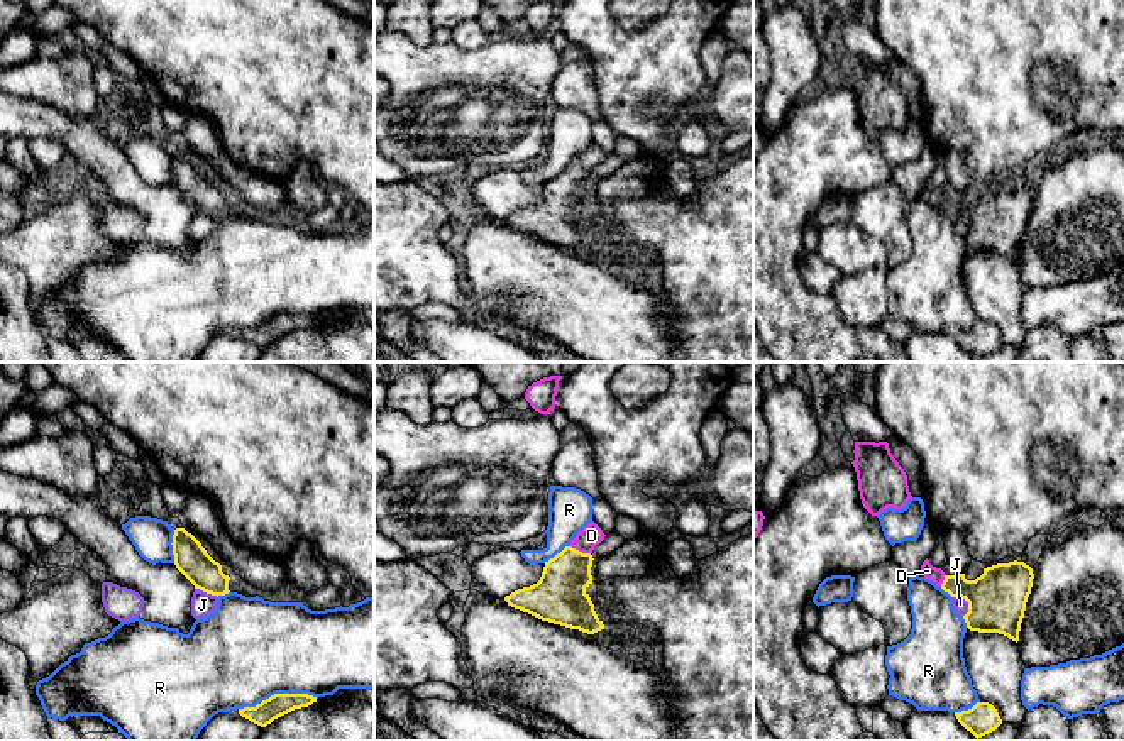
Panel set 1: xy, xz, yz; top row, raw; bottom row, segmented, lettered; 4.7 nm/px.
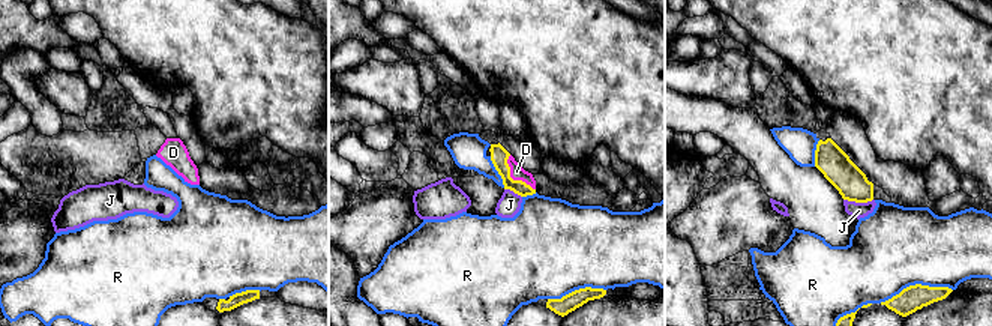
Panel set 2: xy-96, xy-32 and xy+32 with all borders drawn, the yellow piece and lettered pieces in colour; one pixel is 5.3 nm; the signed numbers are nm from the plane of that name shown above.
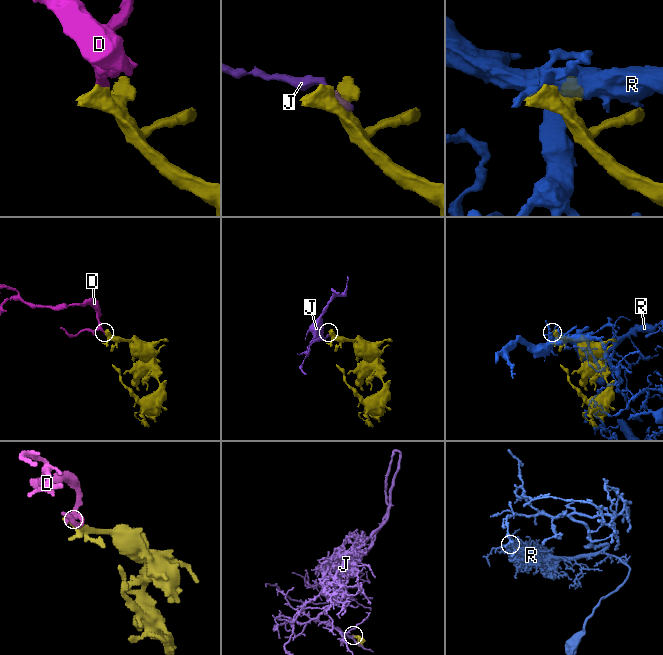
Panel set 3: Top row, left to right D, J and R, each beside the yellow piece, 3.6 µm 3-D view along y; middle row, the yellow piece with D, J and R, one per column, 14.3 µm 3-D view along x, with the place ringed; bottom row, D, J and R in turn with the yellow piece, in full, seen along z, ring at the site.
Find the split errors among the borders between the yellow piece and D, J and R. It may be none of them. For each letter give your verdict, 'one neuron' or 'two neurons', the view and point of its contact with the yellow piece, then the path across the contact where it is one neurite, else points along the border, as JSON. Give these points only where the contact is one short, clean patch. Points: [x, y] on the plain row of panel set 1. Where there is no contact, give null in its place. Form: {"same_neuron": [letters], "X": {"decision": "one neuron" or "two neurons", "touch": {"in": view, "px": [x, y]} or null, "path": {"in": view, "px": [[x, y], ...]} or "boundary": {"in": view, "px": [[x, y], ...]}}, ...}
{"same_neuron": ["D"], "D": {"decision": "one neuron", "touch": {"in": "xz", "px": [578, 171]}, "path": {"in": "xz", "px": [[559, 217], [578, 171], [591, 156]]}}, "J": {"decision": "two neurons", "touch": {"in": "yz", "px": [967, 222]}}, "R": {"decision": "two neurons", "touch": {"in": "xy", "px": [278, 315]}}}

